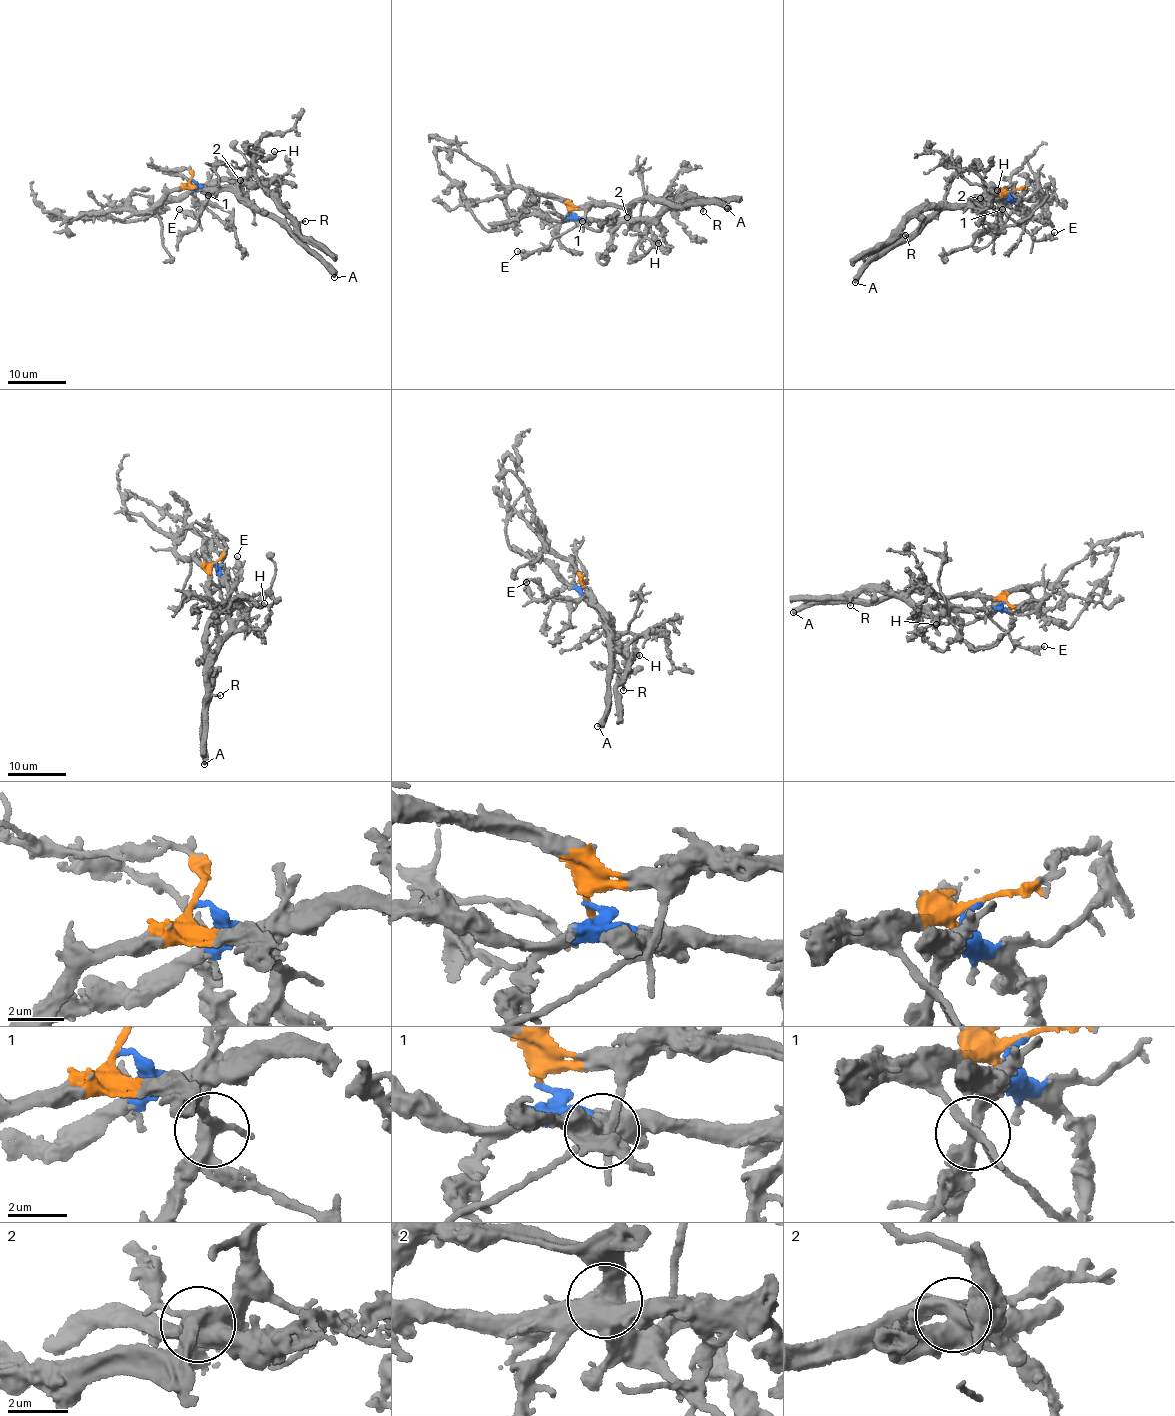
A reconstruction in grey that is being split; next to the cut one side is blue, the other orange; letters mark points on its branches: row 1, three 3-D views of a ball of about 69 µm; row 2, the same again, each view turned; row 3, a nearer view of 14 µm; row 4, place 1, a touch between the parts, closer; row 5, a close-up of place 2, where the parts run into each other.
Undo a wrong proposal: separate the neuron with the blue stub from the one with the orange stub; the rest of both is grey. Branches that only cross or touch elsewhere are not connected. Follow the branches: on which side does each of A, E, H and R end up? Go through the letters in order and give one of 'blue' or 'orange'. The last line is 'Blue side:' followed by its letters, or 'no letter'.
A: orange
E: orange
H: orange
R: blue
Blue side: R

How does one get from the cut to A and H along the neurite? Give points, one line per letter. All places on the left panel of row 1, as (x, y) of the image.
A: (191, 180), (190, 184), (204, 188), (238, 193), (261, 211), (275, 214), (311, 252), (324, 259), (335, 277)
H: (191, 180), (190, 184), (204, 188), (230, 190), (249, 174), (249, 163), (257, 157), (270, 156), (275, 151)

